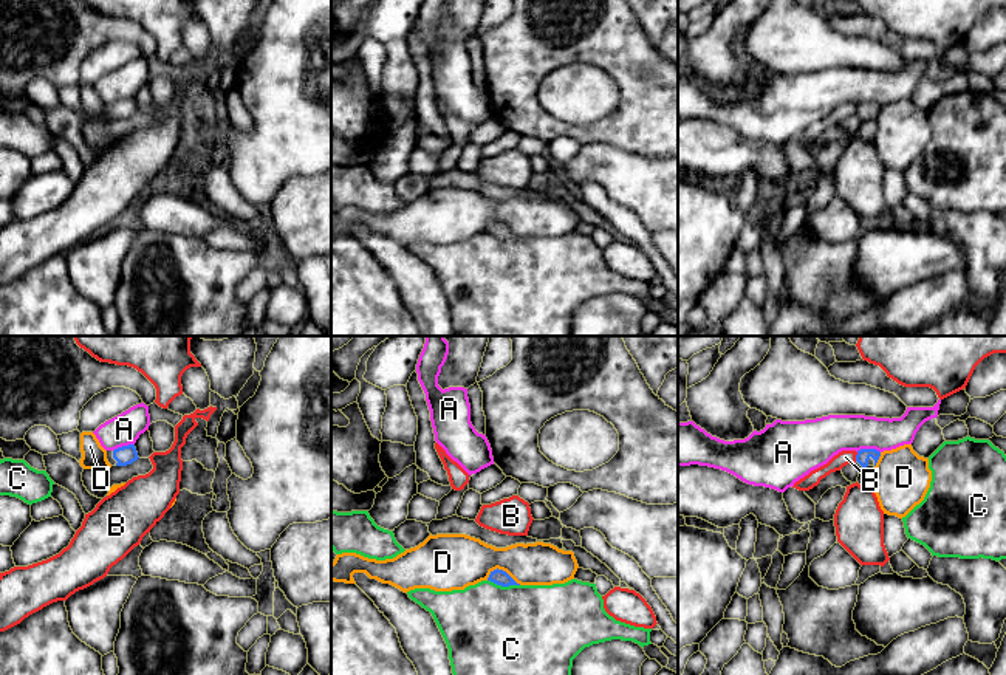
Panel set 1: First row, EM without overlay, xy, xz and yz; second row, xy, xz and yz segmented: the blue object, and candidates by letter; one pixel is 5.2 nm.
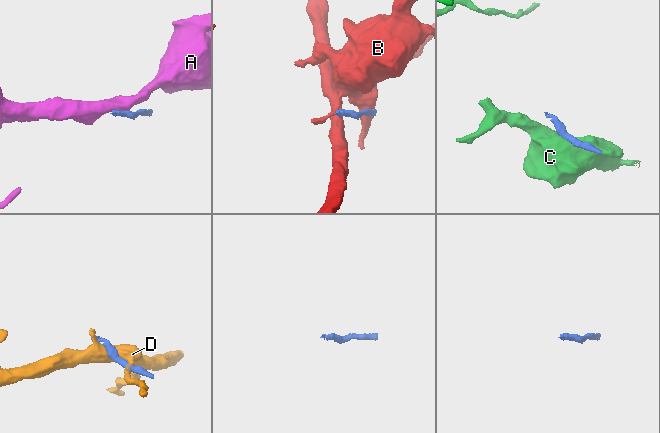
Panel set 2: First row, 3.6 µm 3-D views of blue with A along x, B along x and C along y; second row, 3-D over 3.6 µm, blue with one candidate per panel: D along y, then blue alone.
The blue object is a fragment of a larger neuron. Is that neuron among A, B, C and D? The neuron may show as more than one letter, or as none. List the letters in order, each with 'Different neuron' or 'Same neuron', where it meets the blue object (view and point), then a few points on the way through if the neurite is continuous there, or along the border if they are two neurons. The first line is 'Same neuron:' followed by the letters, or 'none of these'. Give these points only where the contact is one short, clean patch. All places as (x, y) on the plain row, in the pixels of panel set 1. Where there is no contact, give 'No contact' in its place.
Same neuron: none of these
A: Different neuron. Touches blue at yz (869, 102). Boundary: yz (856, 104), (876, 102), (879, 106)
B: Different neuron. Touches blue at yz (856, 110)
C: Different neuron. Touches blue at xz (503, 239)
D: Different neuron. Touches blue at xz (502, 223)

